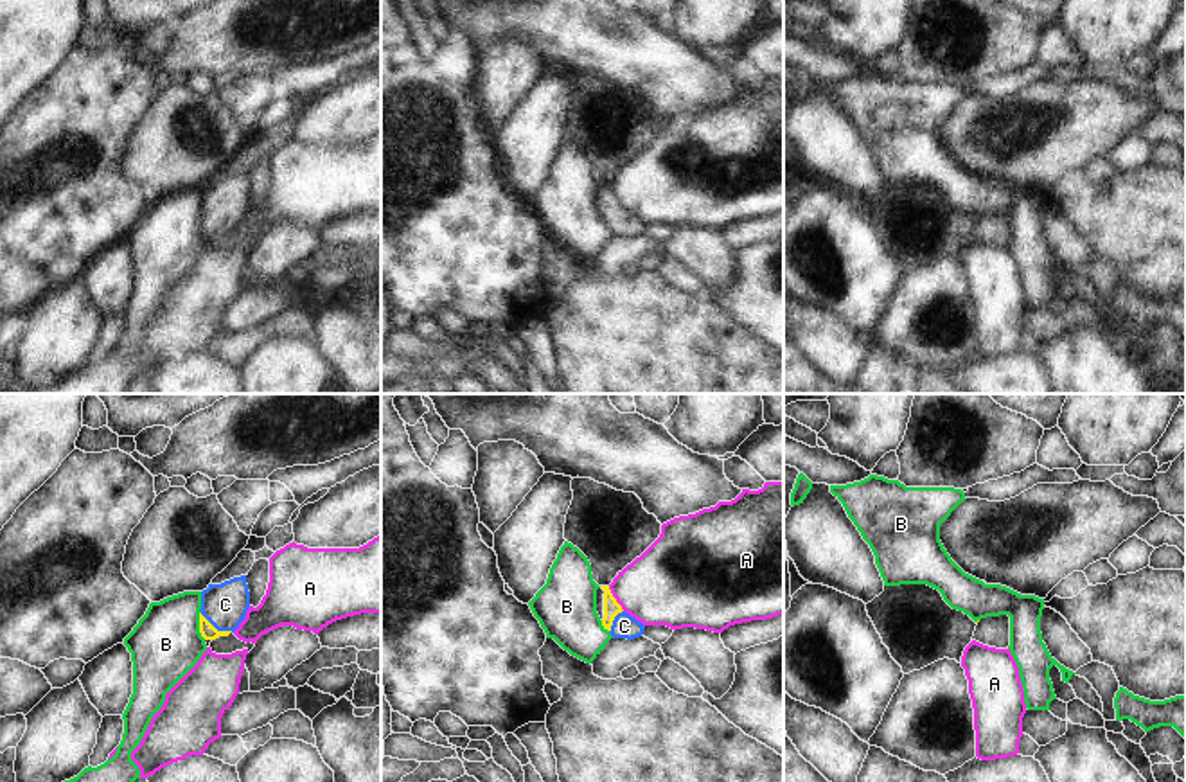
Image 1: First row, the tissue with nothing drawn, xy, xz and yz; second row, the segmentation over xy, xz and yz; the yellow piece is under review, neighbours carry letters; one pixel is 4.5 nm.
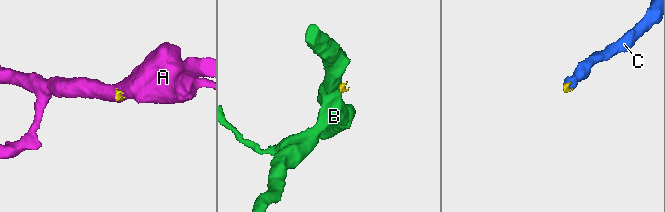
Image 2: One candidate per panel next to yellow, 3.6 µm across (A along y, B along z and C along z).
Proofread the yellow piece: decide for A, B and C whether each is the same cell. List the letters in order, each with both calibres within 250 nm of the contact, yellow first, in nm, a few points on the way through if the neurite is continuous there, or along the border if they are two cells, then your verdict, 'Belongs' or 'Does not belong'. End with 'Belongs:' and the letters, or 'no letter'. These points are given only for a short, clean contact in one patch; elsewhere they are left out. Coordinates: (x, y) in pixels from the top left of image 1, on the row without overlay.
A: Thickness 80 nm (yellow) against 360 nm. Boundary: xz (608, 184), (624, 207). Does not belong
B: Thickness 70 nm (yellow) against 320 nm. Boundary: xy (200, 209), (200, 231), (205, 236). Does not belong
C: Thickness 70 nm (yellow) against 200 nm. Path across: xy (207, 227), (214, 225), (225, 202). Belongs
Belongs: C.

